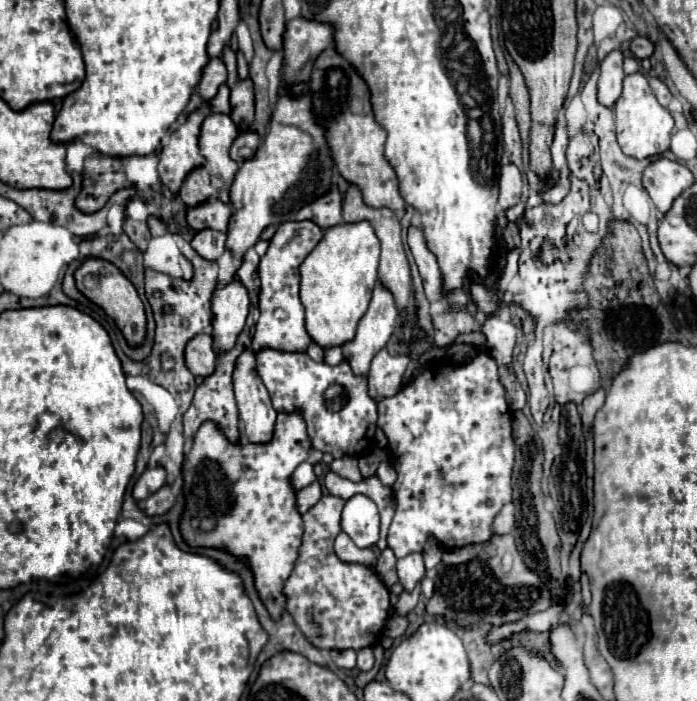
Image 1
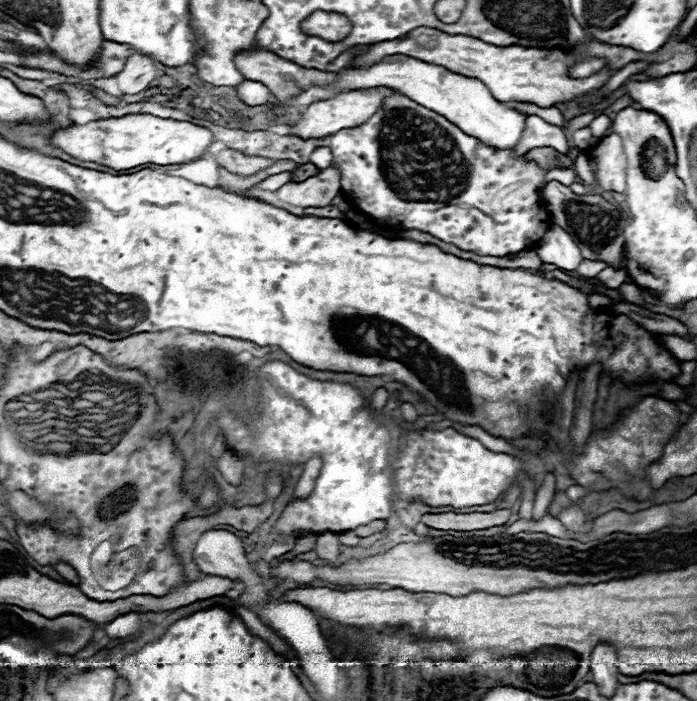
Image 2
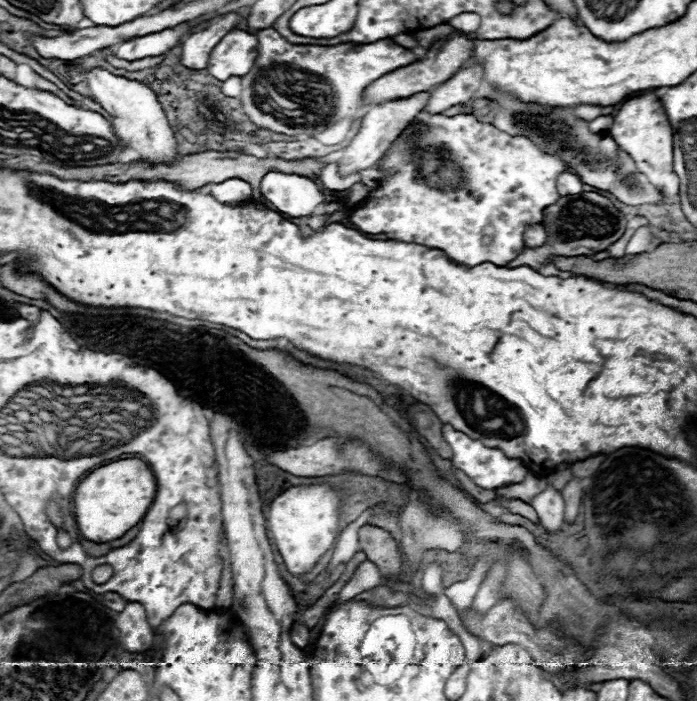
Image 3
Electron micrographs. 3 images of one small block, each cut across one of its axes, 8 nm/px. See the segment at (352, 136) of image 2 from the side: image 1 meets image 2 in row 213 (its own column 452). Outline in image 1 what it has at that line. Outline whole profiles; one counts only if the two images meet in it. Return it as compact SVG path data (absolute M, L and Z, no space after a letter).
M480 354L470 364L454 366L454 364L436 364L426 366L410 384L406 384L394 398L384 398L378 402L378 426L384 430L390 450L396 458L394 468L398 472L398 480L392 486L394 498L396 498L396 514L388 530L388 548L394 550L396 558L404 558L410 552L420 552L426 544L426 538L432 534L438 538L440 546L444 550L450 548L462 548L468 544L482 544L492 538L492 520L500 512L504 504L512 500L512 466L514 466L514 440L512 440L512 412L508 408L508 402L504 398L504 386L498 380L498 366L492 356Z

